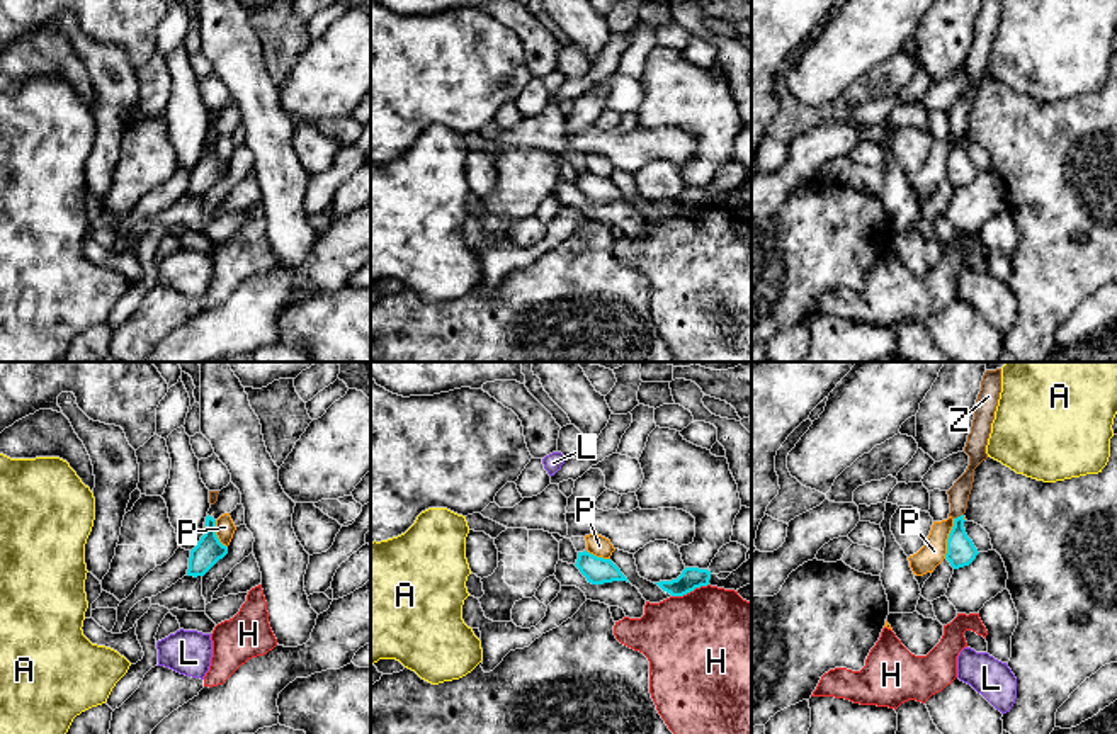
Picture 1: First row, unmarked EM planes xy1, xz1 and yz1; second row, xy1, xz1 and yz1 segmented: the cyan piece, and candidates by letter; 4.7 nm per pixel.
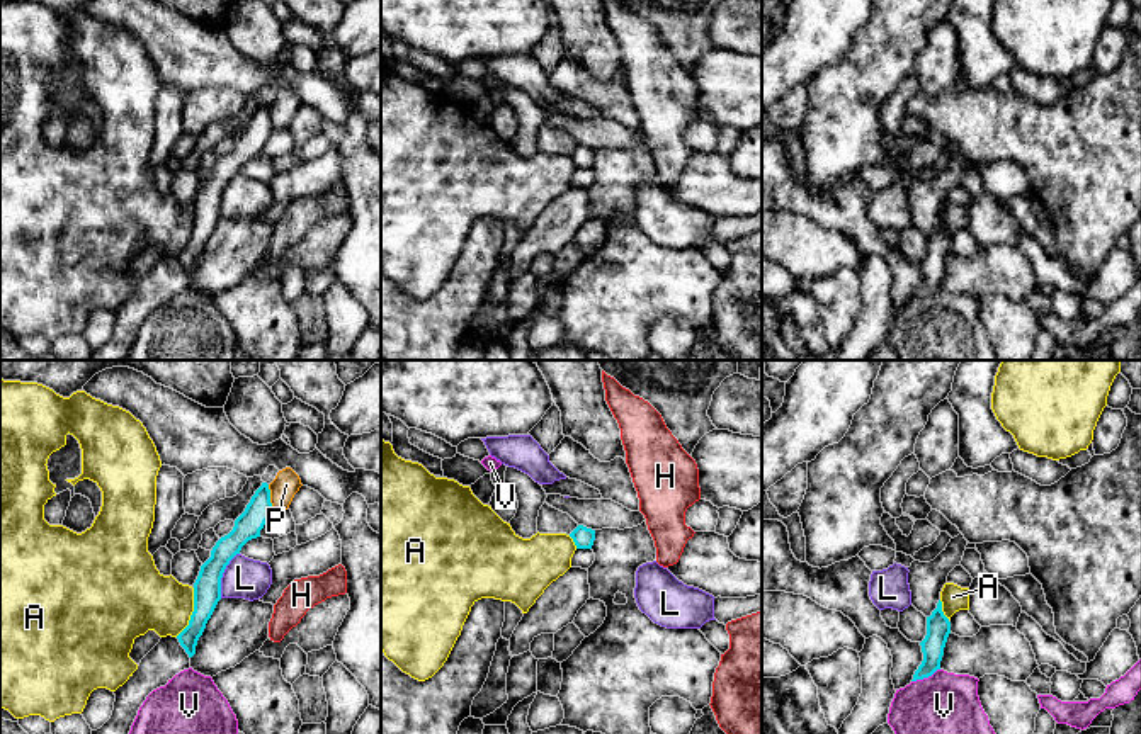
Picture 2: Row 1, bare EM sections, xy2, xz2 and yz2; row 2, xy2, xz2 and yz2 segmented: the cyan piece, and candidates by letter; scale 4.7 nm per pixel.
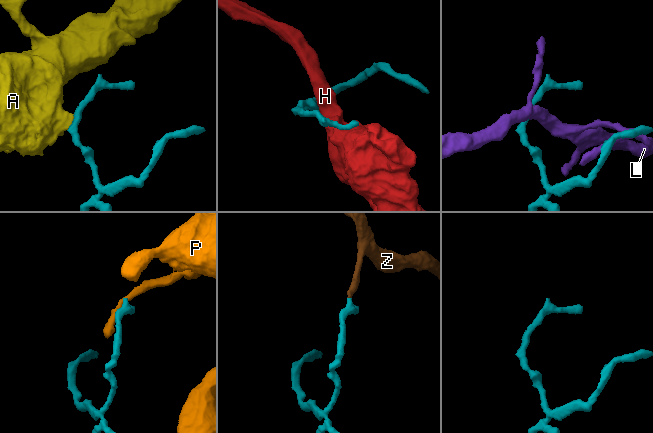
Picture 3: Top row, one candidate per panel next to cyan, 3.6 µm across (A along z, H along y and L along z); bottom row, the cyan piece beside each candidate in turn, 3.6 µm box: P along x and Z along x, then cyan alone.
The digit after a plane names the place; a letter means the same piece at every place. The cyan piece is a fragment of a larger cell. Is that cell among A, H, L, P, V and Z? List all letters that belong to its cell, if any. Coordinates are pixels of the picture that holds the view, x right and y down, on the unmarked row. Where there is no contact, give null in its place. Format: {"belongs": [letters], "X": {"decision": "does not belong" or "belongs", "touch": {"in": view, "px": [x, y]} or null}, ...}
{"belongs": ["Z"], "A": {"decision": "does not belong", "touch": {"in": "xy2", "px": [193, 231]}}, "H": {"decision": "does not belong", "touch": {"in": "xz1", "px": [689, 211]}}, "L": {"decision": "does not belong", "touch": {"in": "xy2", "px": [221, 194]}}, "P": {"decision": "does not belong", "touch": {"in": "yz1", "px": [947, 158]}}, "V": {"decision": "does not belong", "touch": {"in": "yz2", "px": [925, 296]}}, "Z": {"decision": "belongs", "touch": {"in": "yz1", "px": [958, 136]}}}

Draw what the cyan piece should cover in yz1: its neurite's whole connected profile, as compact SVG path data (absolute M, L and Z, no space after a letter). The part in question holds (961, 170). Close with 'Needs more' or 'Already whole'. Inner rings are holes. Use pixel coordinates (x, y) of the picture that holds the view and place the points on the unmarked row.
M981 0L981 10L974 24L974 39L964 71L969 75L966 92L947 110L954 146L947 158L945 178L954 189L969 185L979 173L964 148L964 133L974 102L974 88L988 78L986 65L991 53L991 42L1001 12L1001 0Z. Needs more

